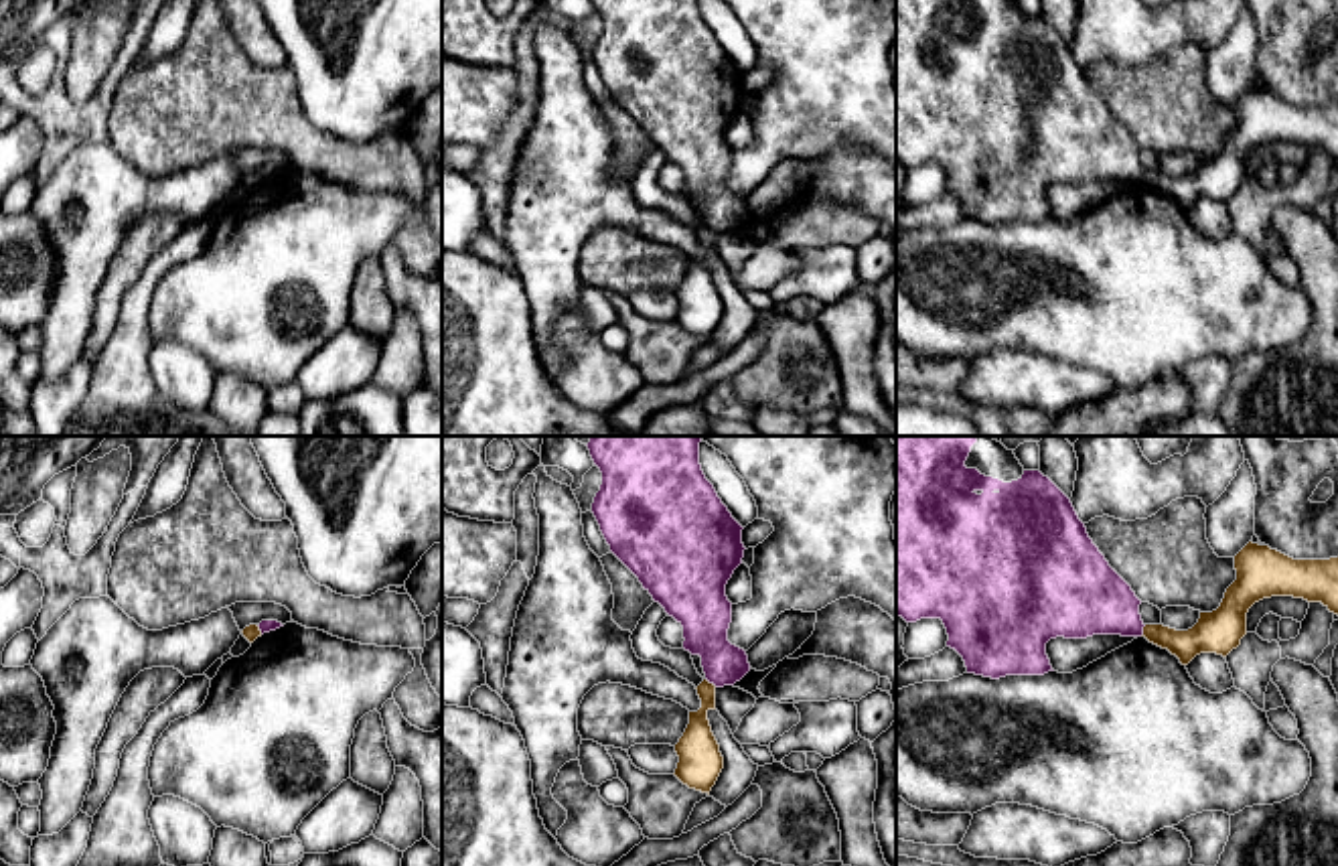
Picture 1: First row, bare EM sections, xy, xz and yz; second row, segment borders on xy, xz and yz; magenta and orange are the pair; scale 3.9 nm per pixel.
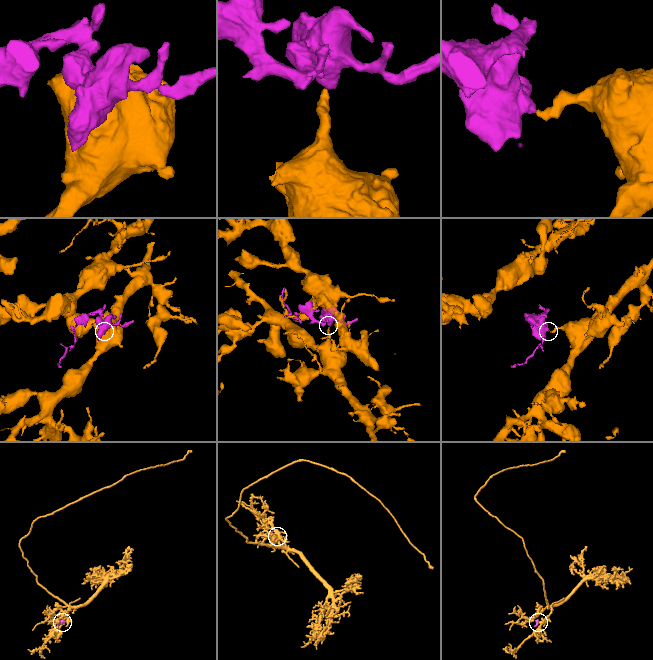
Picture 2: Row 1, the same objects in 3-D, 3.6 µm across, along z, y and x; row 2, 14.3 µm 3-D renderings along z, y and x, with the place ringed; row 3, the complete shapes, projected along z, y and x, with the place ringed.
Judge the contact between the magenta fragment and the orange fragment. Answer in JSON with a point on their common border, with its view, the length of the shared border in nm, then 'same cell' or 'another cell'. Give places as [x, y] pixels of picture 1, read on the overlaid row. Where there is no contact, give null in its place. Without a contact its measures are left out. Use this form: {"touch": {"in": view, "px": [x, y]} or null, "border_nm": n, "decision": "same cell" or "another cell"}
{"touch": {"in": "yz", "px": [1142, 631]}, "border_nm": 50, "decision": "another cell"}

